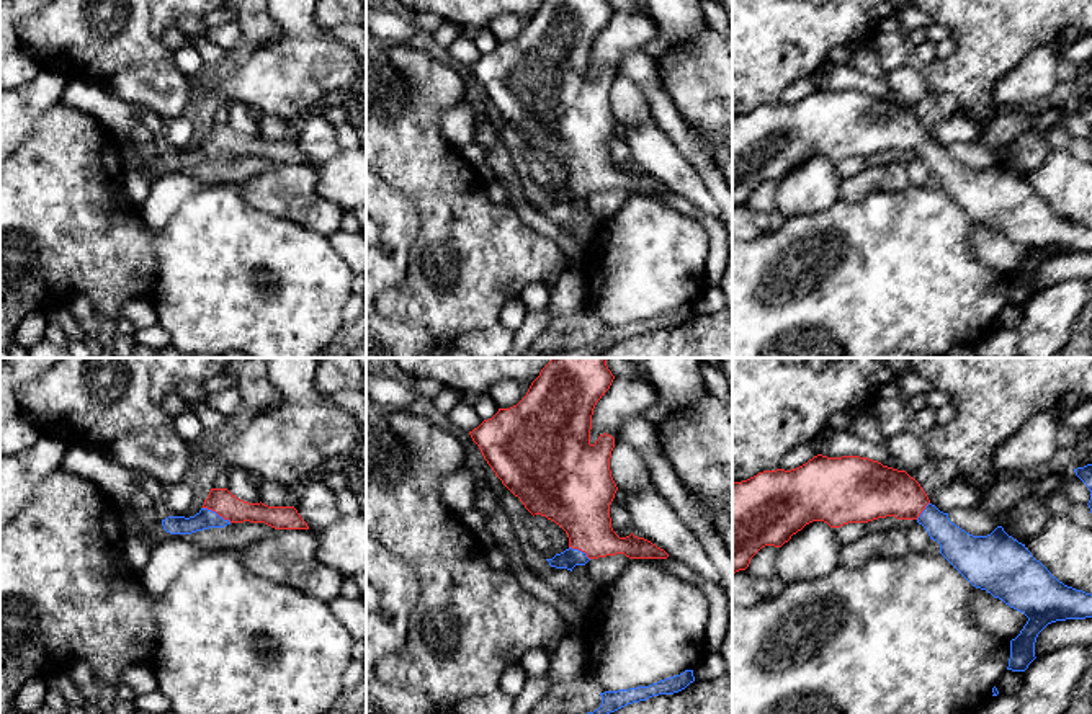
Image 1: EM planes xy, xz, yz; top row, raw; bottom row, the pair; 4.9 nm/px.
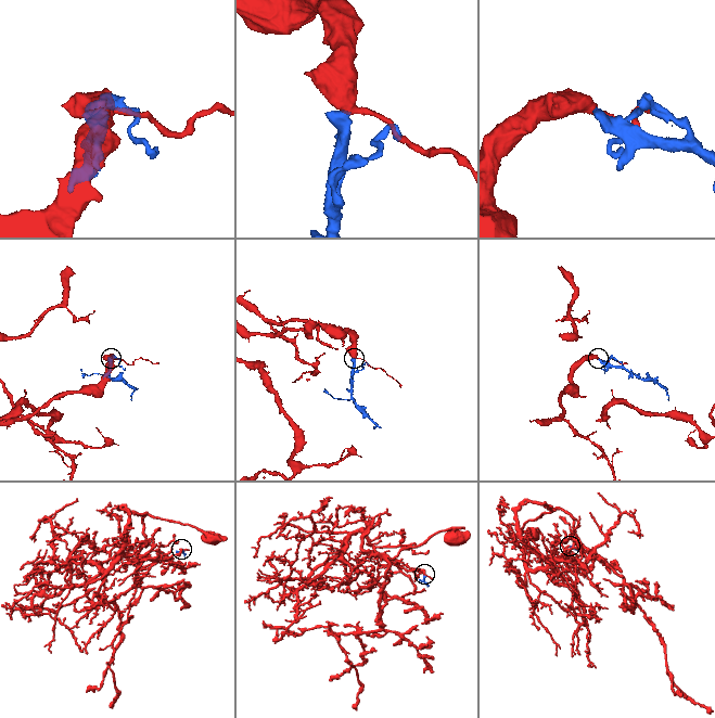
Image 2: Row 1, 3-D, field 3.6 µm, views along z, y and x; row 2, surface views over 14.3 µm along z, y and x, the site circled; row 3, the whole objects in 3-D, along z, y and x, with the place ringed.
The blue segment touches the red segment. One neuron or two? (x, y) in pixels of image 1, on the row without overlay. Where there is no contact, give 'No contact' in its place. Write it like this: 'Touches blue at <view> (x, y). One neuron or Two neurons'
Touches blue at xy (216, 147). One neuron

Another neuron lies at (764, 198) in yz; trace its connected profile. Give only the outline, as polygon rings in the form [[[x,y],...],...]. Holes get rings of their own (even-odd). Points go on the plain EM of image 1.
[[[765,180],[750,193],[747,206],[752,209],[752,212],[770,214],[776,208],[776,193],[778,181]]]

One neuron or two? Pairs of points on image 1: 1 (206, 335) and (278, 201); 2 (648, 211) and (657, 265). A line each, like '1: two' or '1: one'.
1: two
2: one

